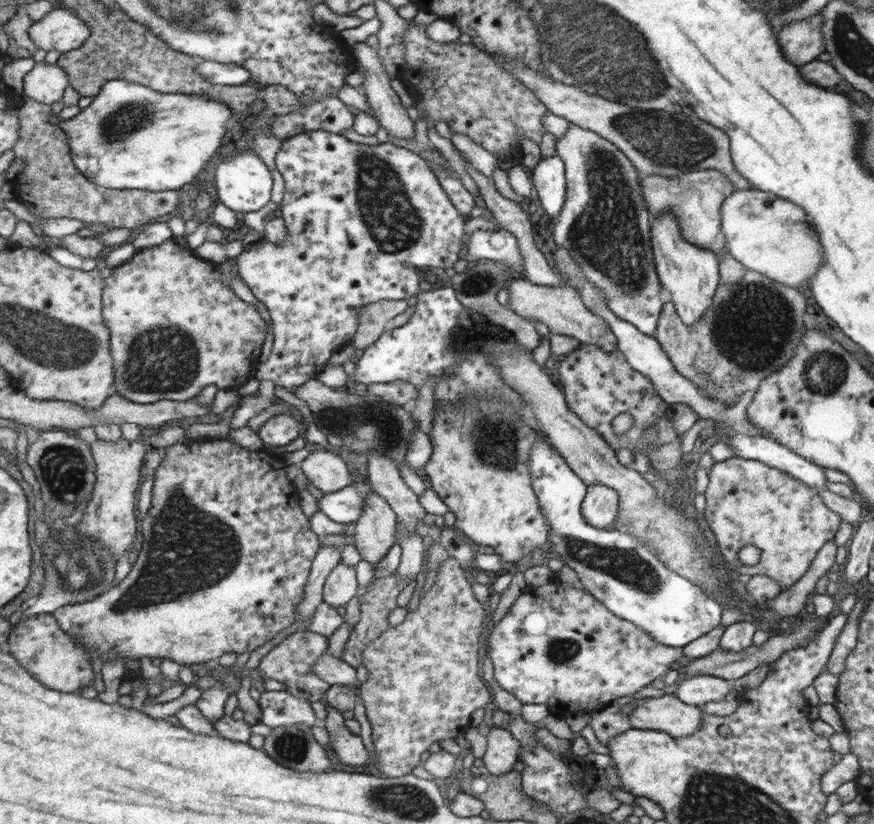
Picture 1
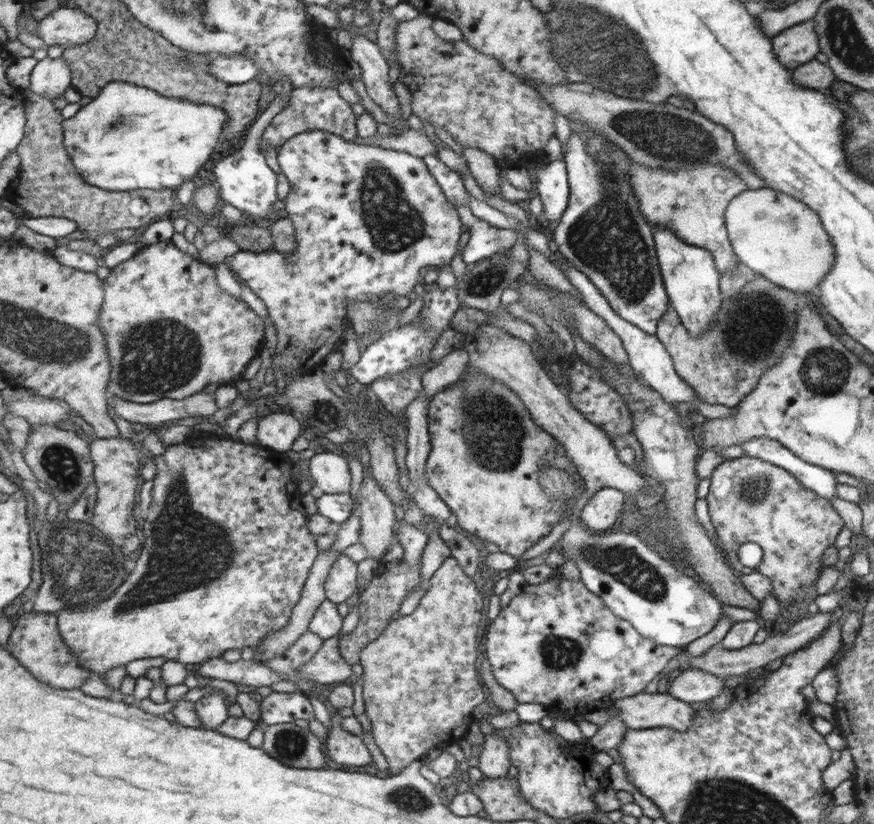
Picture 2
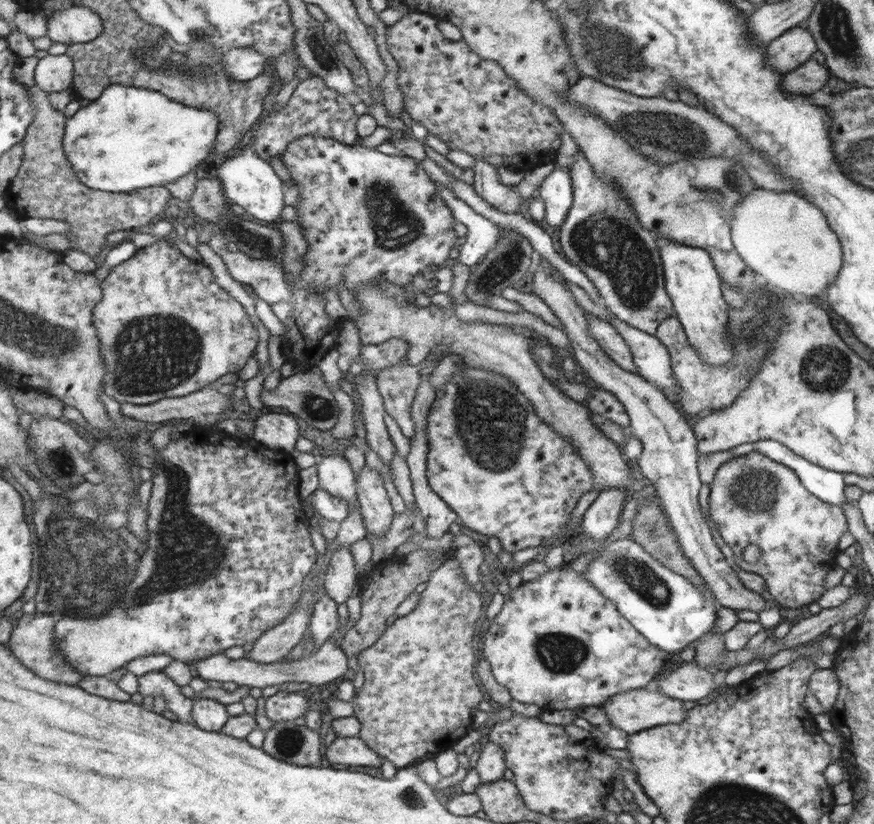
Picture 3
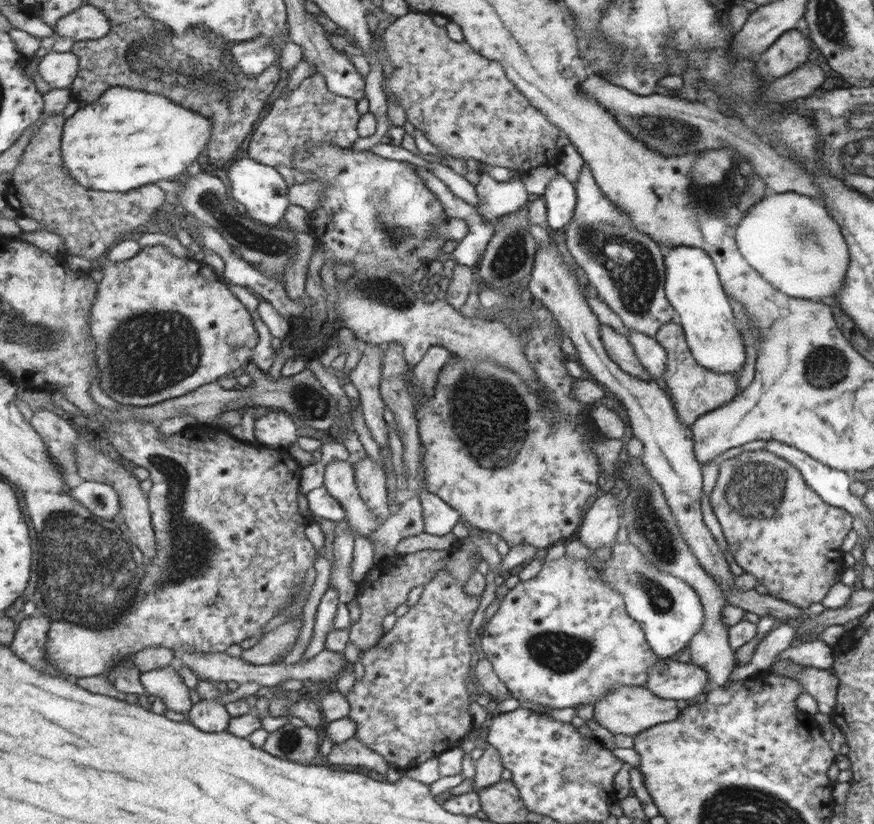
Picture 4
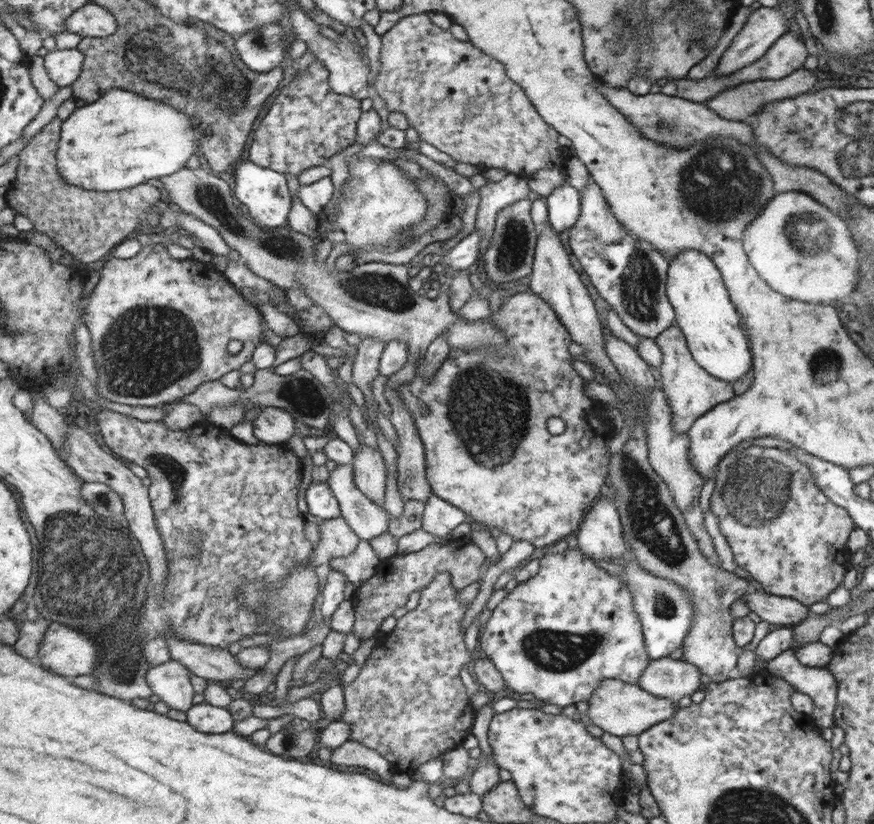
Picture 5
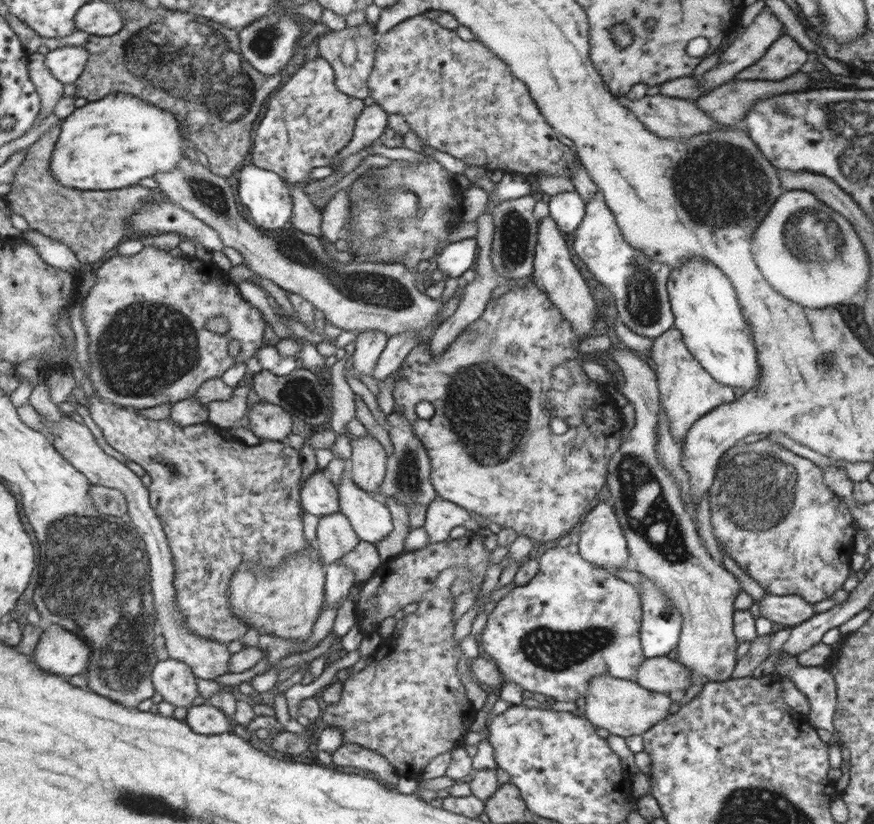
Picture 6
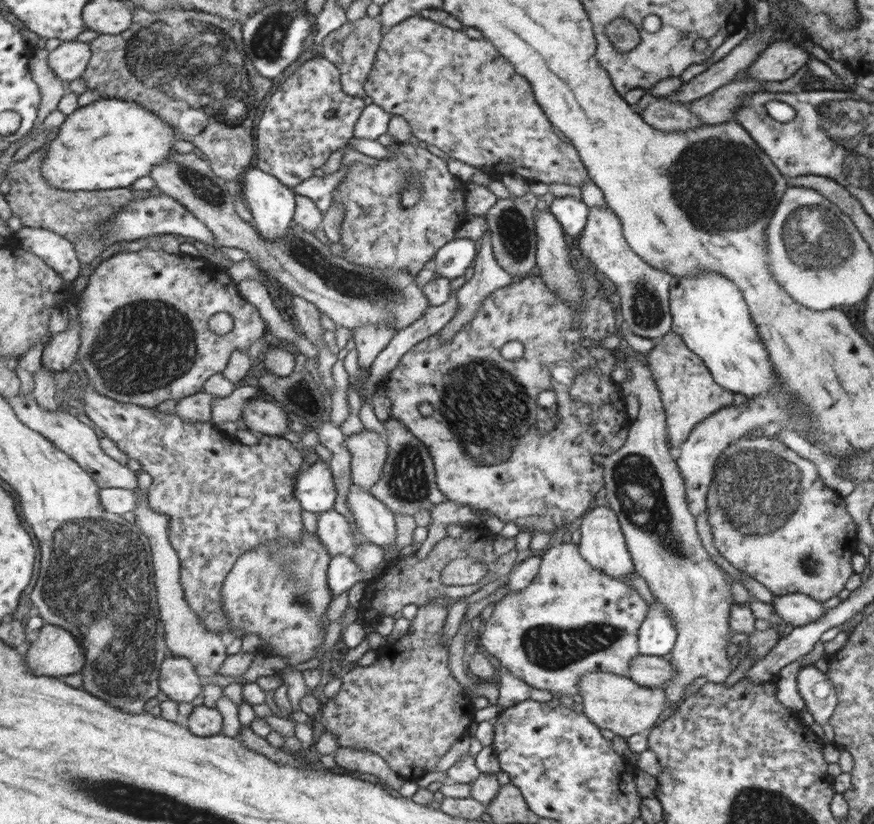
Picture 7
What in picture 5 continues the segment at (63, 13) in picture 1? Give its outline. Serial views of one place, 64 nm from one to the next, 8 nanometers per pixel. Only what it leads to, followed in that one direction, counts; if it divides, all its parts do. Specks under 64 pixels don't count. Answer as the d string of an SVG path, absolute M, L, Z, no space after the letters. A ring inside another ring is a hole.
M90 2L79 8L66 22L67 33L83 37L97 37L100 40L117 33L119 25L115 15L104 6Z

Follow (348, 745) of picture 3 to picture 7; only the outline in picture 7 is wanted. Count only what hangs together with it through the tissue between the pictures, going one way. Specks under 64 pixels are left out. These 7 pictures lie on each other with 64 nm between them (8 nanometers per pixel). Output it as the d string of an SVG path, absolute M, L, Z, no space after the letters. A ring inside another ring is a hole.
M340 747L335 755L335 762L339 767L349 771L374 776L379 779L382 786L396 790L399 790L405 781L405 778L401 778L389 768L383 758L367 750Z

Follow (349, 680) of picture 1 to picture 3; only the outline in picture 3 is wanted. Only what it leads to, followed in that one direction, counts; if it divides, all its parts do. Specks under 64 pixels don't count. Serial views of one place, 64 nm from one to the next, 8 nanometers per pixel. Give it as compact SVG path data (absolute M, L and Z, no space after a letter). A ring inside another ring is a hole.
M330 638L320 646L320 650L317 650L310 657L299 658L295 661L277 661L271 664L263 664L245 656L232 660L221 653L203 660L191 660L189 663L193 666L195 674L203 679L235 682L239 686L248 686L258 691L267 688L267 686L277 686L277 684L288 682L308 682L321 687L327 682L335 682L335 680L345 678L349 674L349 662L347 660L349 660L349 657L345 655L339 645L335 644L335 640Z

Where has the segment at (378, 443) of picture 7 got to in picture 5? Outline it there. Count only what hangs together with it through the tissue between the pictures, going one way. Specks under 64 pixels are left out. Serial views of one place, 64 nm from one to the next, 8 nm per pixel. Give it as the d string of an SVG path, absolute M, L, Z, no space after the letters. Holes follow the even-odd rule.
M367 445L353 452L354 479L357 490L360 490L371 502L377 504L383 498L385 484L385 466L376 448Z

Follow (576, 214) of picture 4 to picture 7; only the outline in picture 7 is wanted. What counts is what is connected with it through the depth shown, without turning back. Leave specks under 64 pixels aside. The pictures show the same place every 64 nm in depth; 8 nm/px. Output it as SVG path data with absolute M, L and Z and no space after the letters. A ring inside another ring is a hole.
M589 207L583 232L577 240L577 250L584 259L587 258L595 273L615 286L622 322L633 334L652 339L670 331L673 316L669 308L669 290L673 278L669 273L647 265L627 245L621 221L615 213L603 207Z

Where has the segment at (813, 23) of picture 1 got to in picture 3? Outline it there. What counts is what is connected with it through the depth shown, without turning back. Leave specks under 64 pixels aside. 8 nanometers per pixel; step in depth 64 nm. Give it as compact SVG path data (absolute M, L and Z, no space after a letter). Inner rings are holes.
M795 26L783 31L766 46L766 61L772 69L784 75L809 60L816 49L811 32Z

